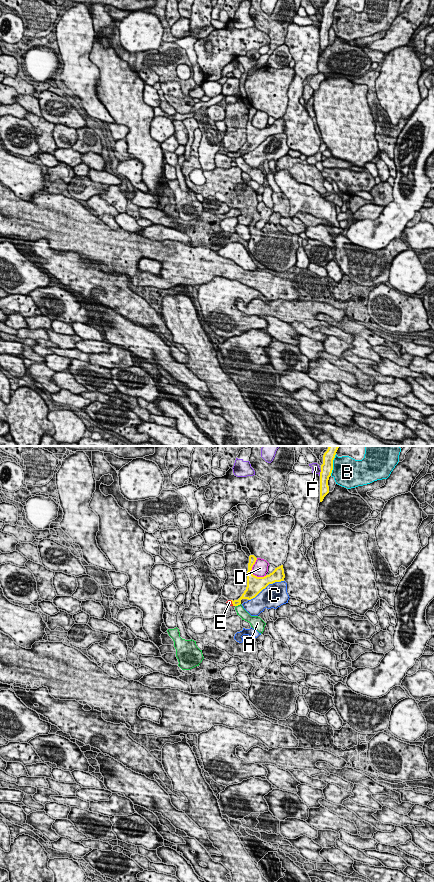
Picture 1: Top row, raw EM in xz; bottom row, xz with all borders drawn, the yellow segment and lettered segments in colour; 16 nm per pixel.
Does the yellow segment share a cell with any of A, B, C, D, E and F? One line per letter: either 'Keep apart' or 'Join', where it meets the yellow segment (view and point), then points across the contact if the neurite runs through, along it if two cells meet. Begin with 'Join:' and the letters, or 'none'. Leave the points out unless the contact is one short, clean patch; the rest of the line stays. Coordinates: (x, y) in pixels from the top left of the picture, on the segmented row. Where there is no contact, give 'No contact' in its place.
Join: E
A: Keep apart. Touches yellow at xz (238, 604)
B: Keep apart. Touches yellow at xz (332, 465)
C: Keep apart. Touches yellow at xz (265, 587)
D: Keep apart. Touches yellow at xz (251, 571)
E: Join. Touches yellow at xz (232, 603). Path across: xz (245, 595), (237, 602), (232, 603), (229, 602)
F: Keep apart. Touches yellow at xz (320, 473). Boundary: xz (321, 470), (319, 475)

